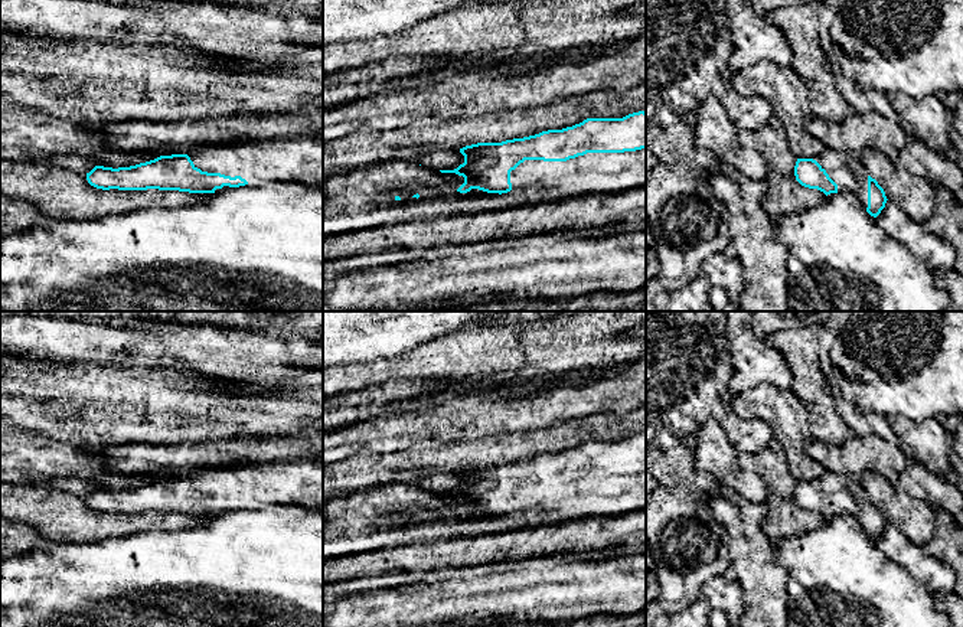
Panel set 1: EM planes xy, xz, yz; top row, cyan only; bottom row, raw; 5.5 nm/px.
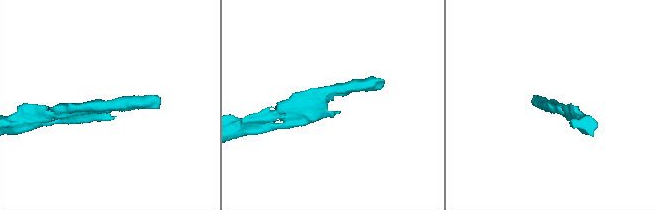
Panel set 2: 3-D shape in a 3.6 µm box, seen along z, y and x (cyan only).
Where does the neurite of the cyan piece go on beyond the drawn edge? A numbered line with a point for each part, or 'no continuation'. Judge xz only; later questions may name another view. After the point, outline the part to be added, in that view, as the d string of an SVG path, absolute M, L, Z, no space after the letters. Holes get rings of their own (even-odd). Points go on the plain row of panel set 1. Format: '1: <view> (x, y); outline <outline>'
1: xz (594, 496); outline M646 471L624 476L587 476L567 484L525 483L510 494L512 513L532 517L538 526L559 526L646 510Z

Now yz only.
1: yz (848, 502); outline M826 470L817 480L813 480L829 500L838 507L838 516L851 515L868 530L868 497L848 489L846 477Z

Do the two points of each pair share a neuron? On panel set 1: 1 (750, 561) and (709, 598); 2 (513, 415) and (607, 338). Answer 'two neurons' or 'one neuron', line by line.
1: two neurons
2: two neurons

